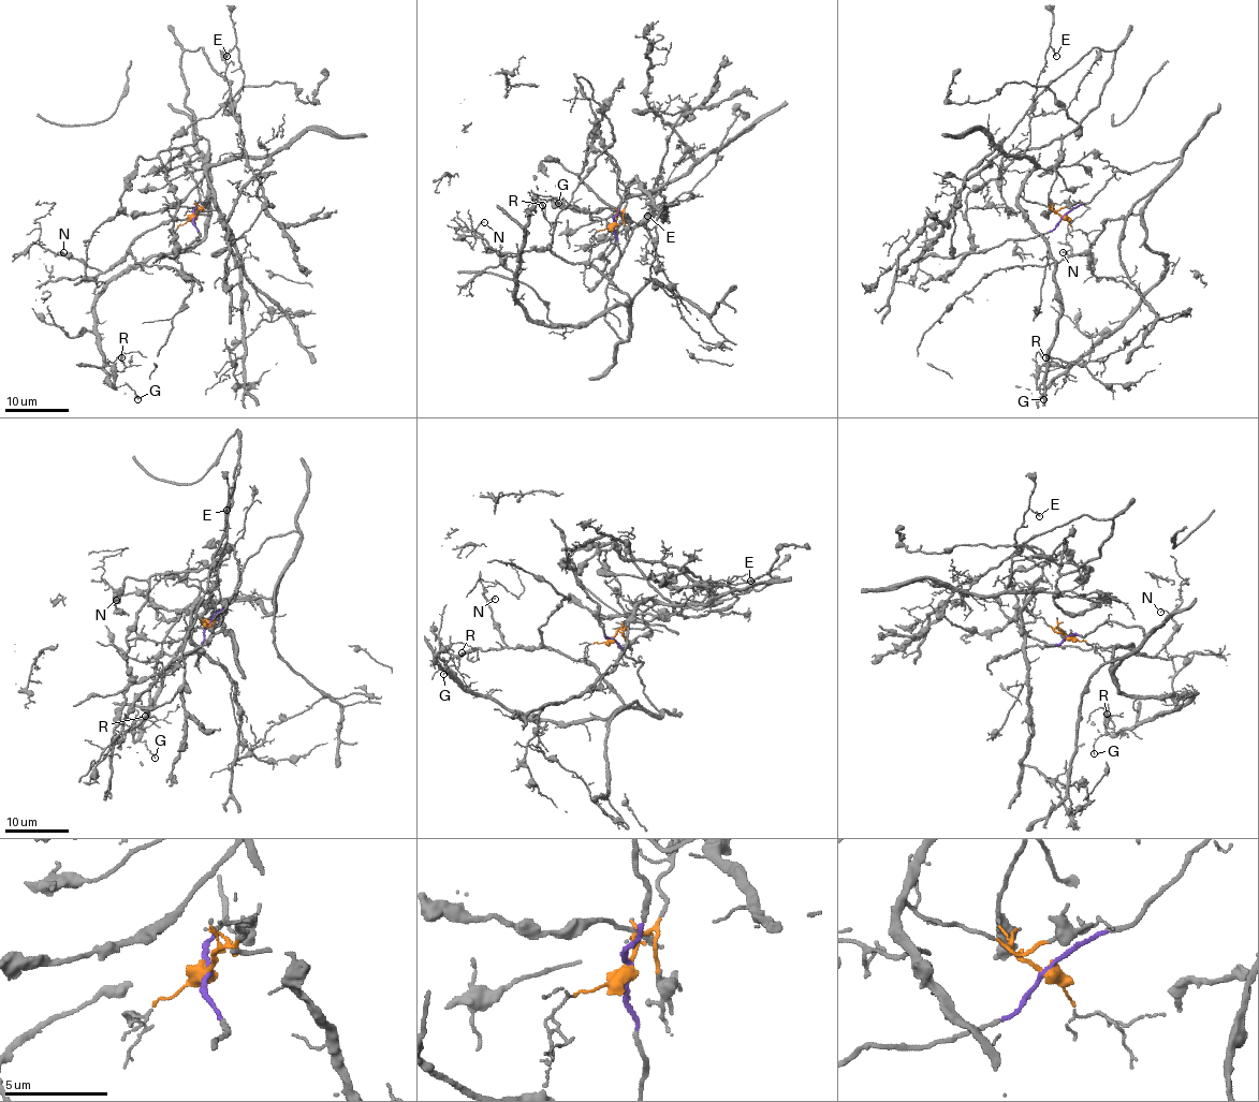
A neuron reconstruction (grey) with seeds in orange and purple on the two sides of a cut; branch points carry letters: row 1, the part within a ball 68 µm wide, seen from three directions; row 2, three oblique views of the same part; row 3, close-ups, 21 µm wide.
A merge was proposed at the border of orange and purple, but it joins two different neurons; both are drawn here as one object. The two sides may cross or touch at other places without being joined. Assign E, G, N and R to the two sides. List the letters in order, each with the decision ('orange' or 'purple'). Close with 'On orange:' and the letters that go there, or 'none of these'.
E: orange
G: purple
N: purple
R: purple
On orange: E

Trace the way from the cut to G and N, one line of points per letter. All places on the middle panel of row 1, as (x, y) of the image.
G: (614, 223), (604, 313), (628, 335), (628, 303), (538, 325), (516, 302), (516, 265), (527, 211), (559, 203)
N: (614, 223), (619, 263), (604, 313), (624, 341), (627, 295), (550, 250), (491, 250), (477, 230), (484, 222)

